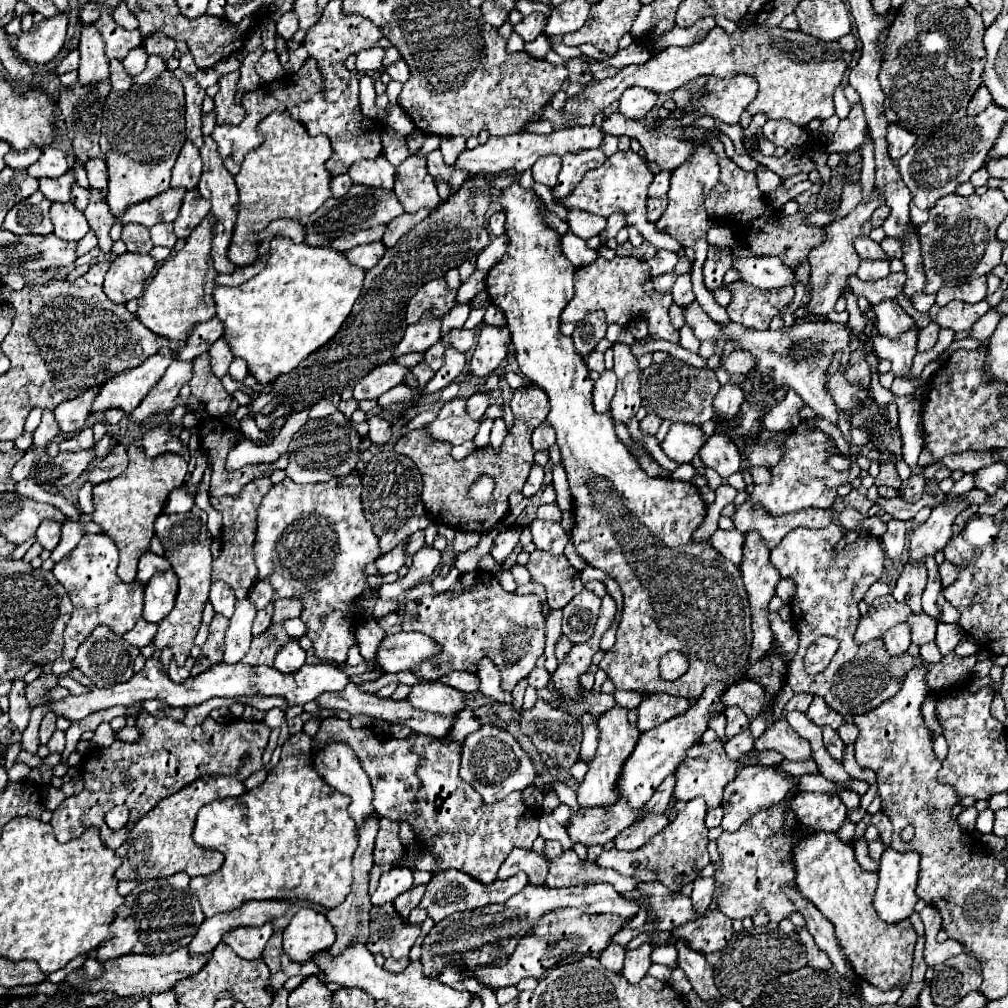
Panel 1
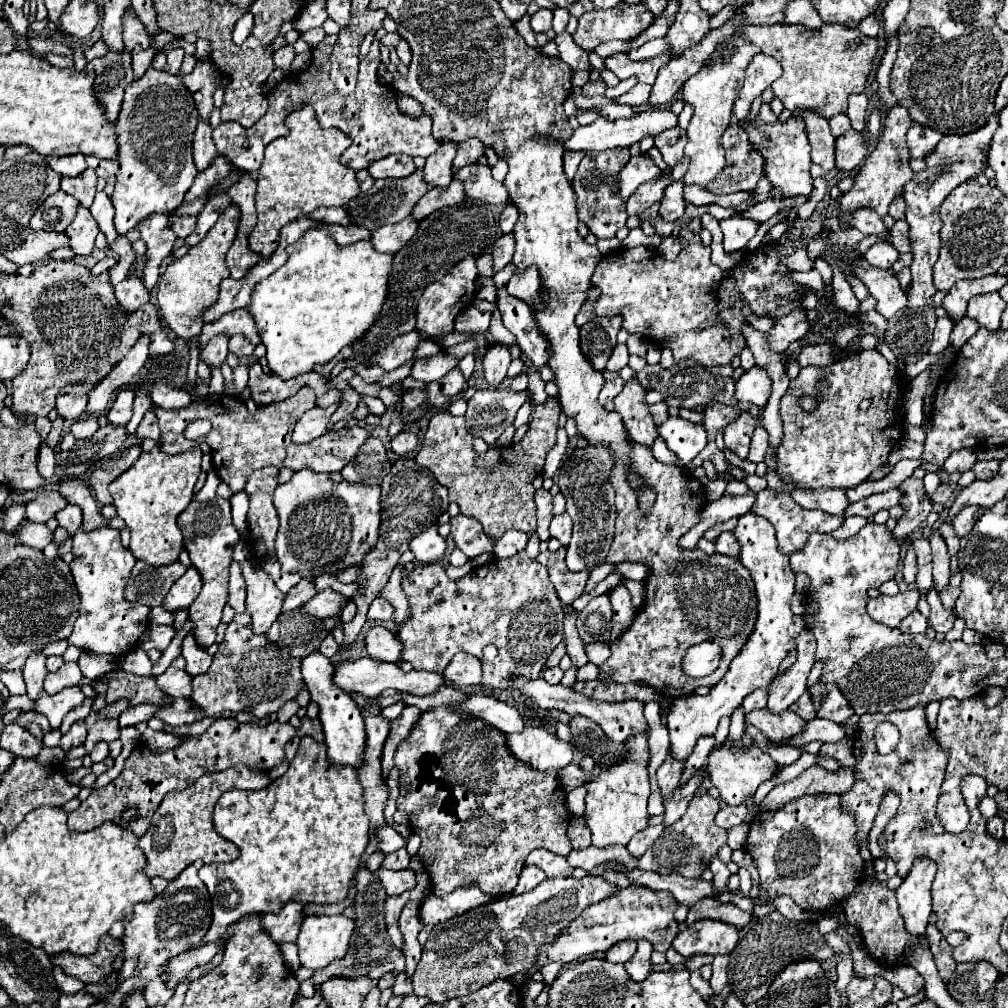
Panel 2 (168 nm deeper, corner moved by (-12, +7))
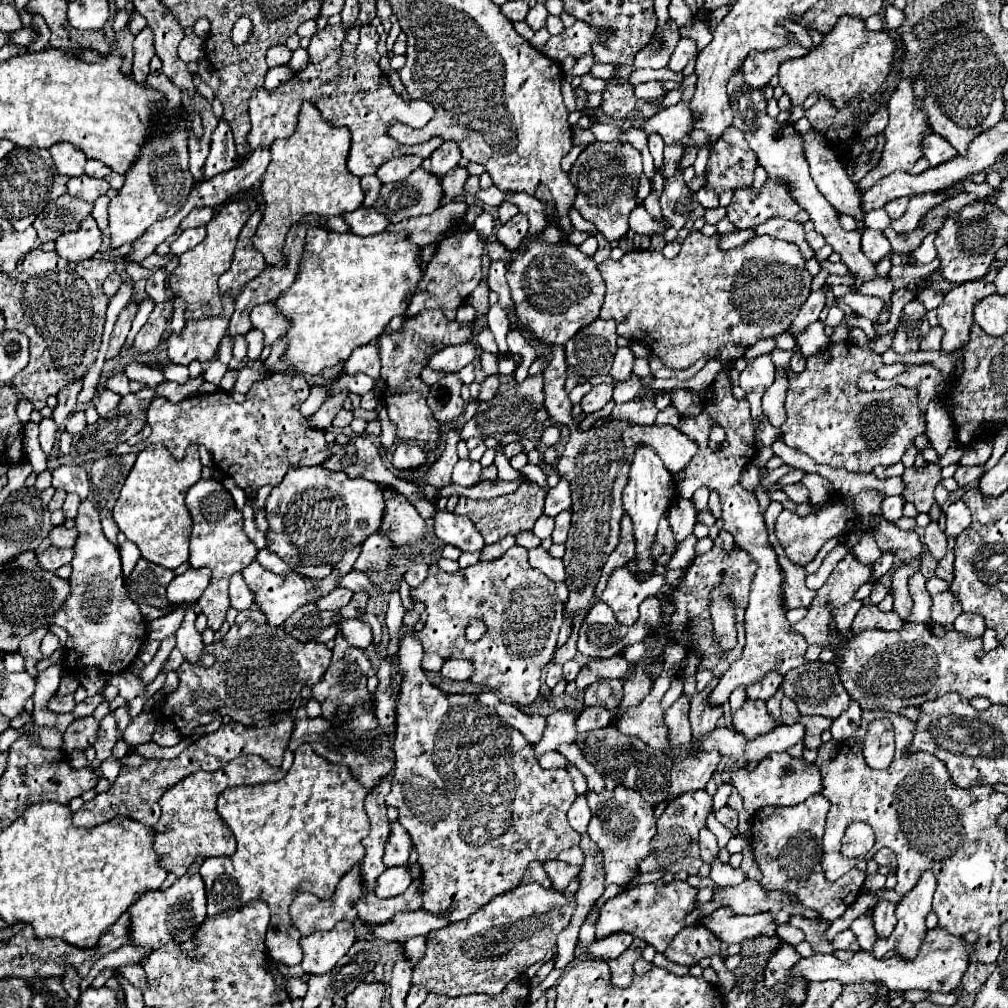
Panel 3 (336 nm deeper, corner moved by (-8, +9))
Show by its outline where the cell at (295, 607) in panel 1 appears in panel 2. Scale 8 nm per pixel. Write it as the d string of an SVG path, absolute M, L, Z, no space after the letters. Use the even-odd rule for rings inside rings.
M324 589L304 605L304 611L308 611L310 615L316 615L320 619L326 619L326 617L340 615L340 611L346 607L346 603L348 603L348 599L344 595L340 595L332 589Z

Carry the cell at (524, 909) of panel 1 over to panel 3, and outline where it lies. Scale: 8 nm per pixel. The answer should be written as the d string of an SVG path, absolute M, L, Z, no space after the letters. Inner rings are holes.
M536 883L518 885L508 893L494 897L488 905L472 913L460 923L450 923L444 929L432 931L426 937L426 953L412 971L412 985L424 985L426 991L446 997L460 997L470 993L496 995L512 979L526 973L526 969L546 957L550 949L556 947L556 937L562 933L576 909L576 895L566 895L566 891L544 889Z

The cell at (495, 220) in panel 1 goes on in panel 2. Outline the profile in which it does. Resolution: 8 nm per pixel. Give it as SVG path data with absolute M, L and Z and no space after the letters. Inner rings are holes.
M506 205L502 209L502 213L500 213L500 221L498 221L500 223L500 229L504 233L512 233L516 221L518 221L518 209L514 205Z

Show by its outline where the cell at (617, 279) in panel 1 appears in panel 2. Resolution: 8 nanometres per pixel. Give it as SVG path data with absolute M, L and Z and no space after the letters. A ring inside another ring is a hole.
M684 227L684 241L686 243L676 261L666 261L656 249L648 251L646 247L620 249L612 255L602 257L592 275L592 285L600 287L602 291L600 299L596 301L596 313L600 317L622 315L624 329L628 333L638 333L650 337L652 341L660 341L662 347L672 351L674 363L680 363L682 359L694 359L696 363L706 367L730 365L732 359L740 355L742 349L746 347L742 327L748 321L742 313L742 303L746 303L754 315L770 317L774 321L788 315L800 303L798 295L804 293L806 289L790 279L790 269L782 263L782 257L794 253L794 247L790 243L780 243L780 241L760 245L754 253L746 255L738 265L724 271L710 261L710 247L702 245L698 233L692 233Z

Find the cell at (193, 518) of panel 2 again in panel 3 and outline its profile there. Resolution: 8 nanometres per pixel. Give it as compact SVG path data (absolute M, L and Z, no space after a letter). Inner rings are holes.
M200 479L186 493L186 507L192 517L192 535L190 535L190 565L204 565L212 571L210 585L204 595L198 599L202 613L208 617L208 629L218 631L228 603L228 579L232 573L242 571L250 561L254 561L258 549L242 531L242 513L236 511L232 495L216 479Z

